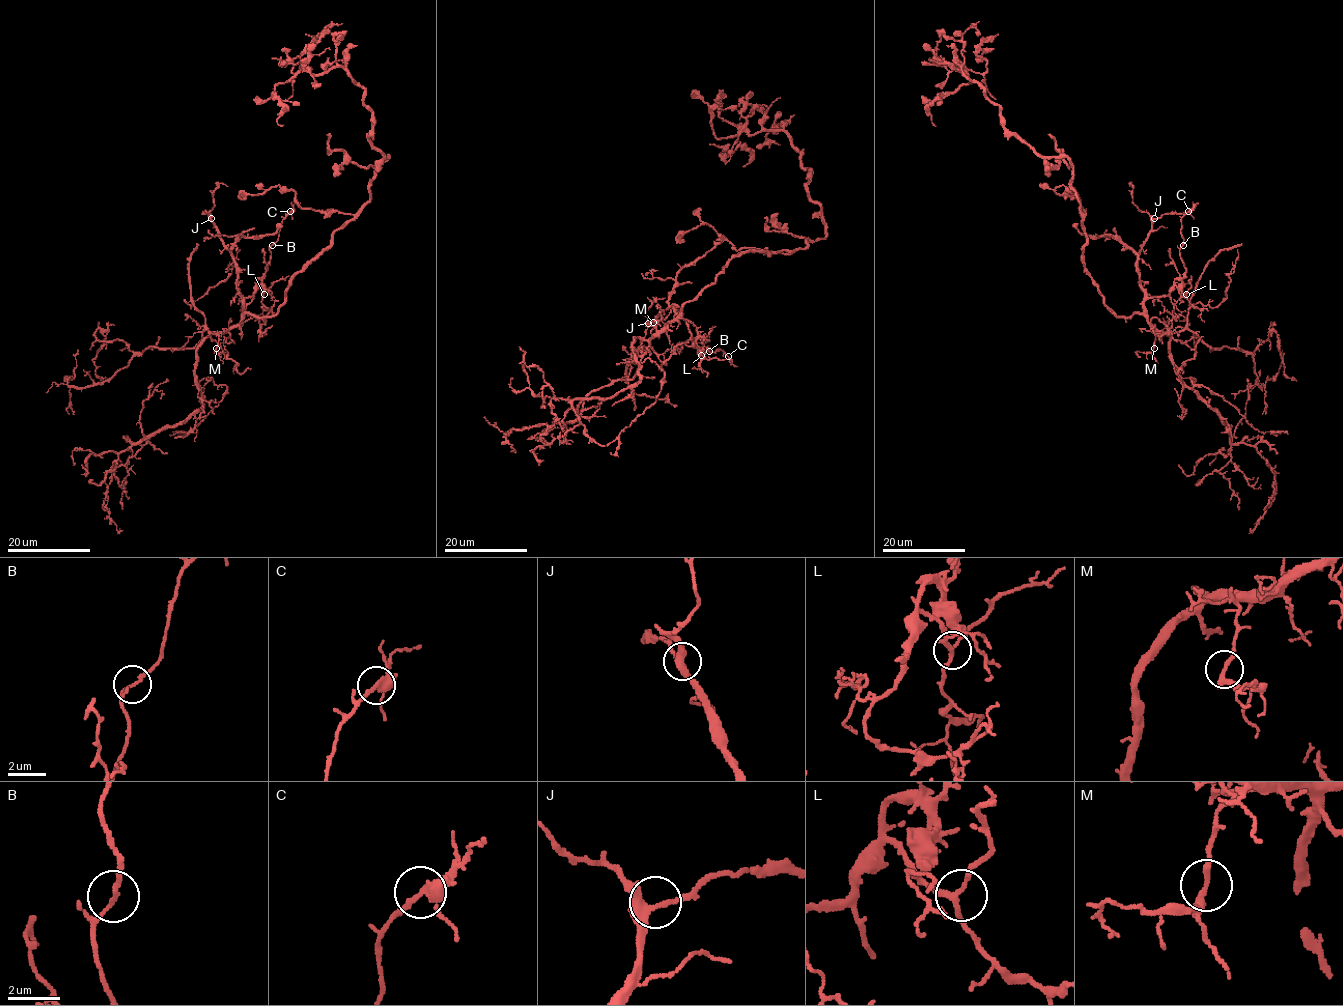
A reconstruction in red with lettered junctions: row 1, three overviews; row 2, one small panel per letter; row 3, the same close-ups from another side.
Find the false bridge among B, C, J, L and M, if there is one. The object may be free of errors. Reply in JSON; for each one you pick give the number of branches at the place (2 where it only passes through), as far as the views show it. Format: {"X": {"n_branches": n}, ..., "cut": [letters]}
{"cut": []}

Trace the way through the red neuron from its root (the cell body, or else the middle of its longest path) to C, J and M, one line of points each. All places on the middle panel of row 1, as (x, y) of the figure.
C: (736, 257), (681, 311), (692, 342), (703, 354), (707, 348), (713, 352), (722, 350), (728, 356)
J: (736, 257), (711, 284), (689, 300), (679, 312), (670, 307), (648, 323)
M: (736, 257), (711, 284), (689, 300), (680, 312), (660, 330), (653, 322)

